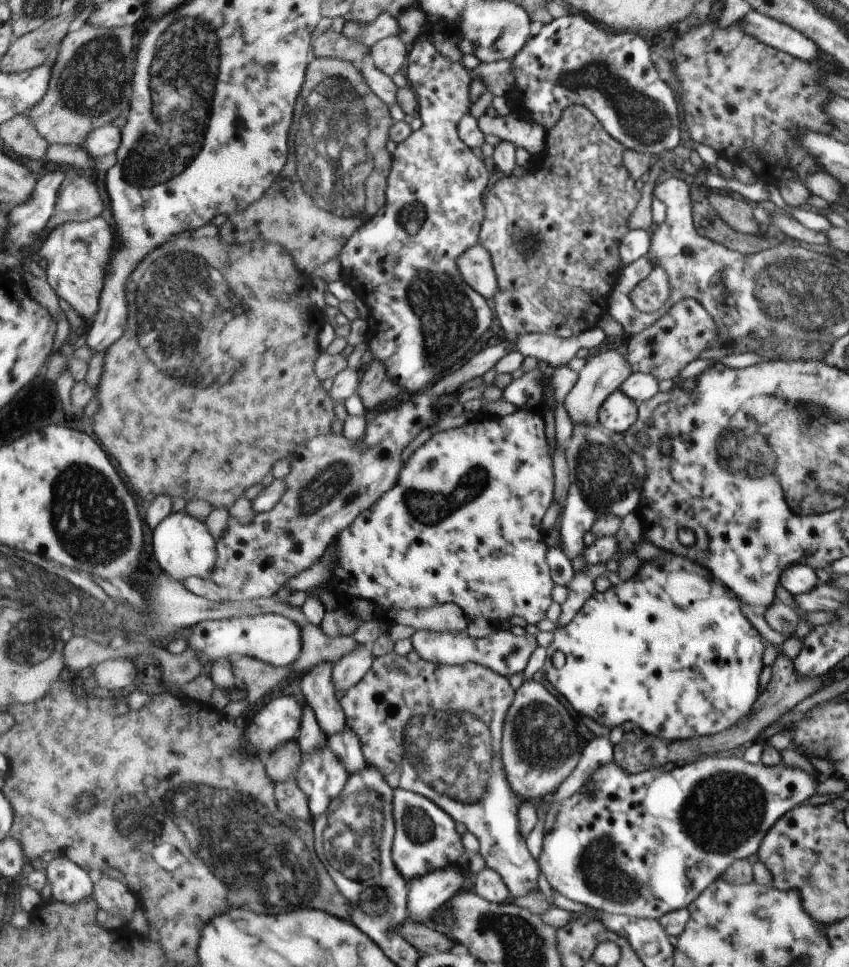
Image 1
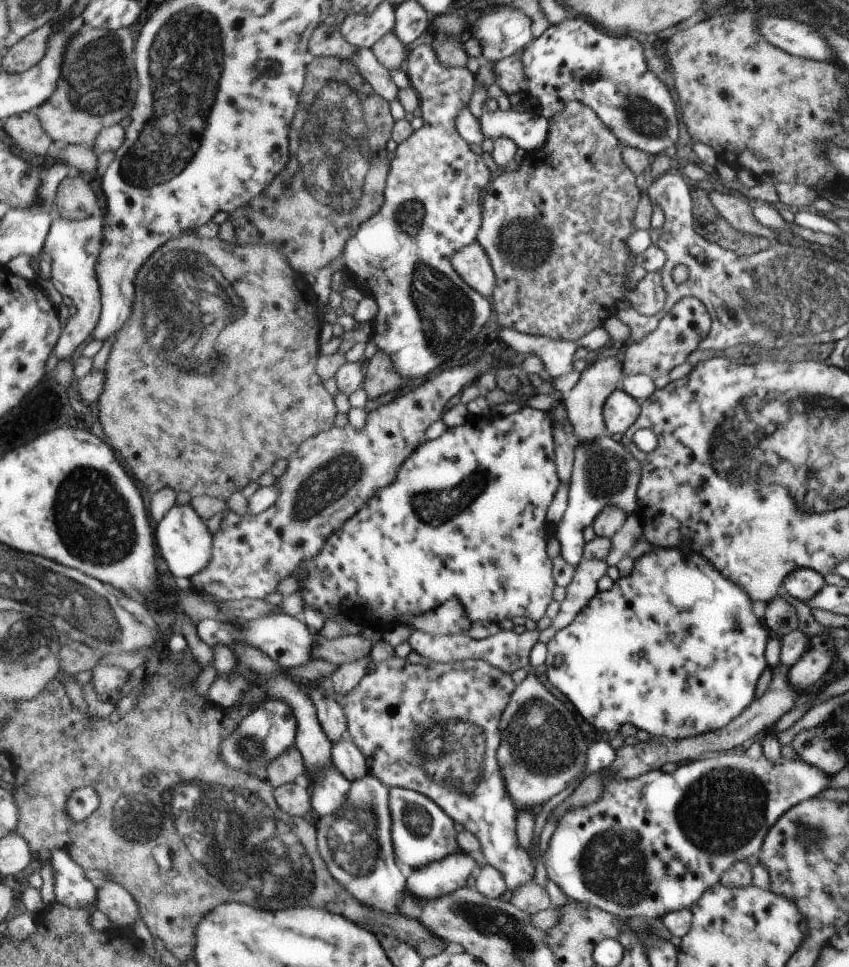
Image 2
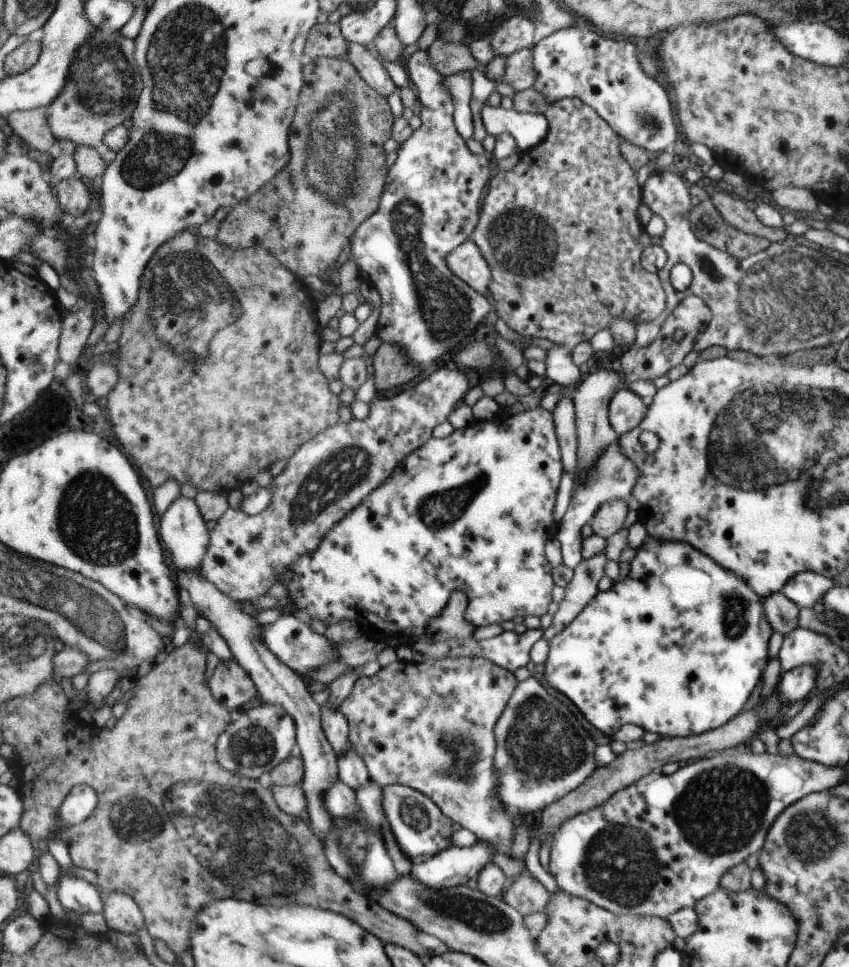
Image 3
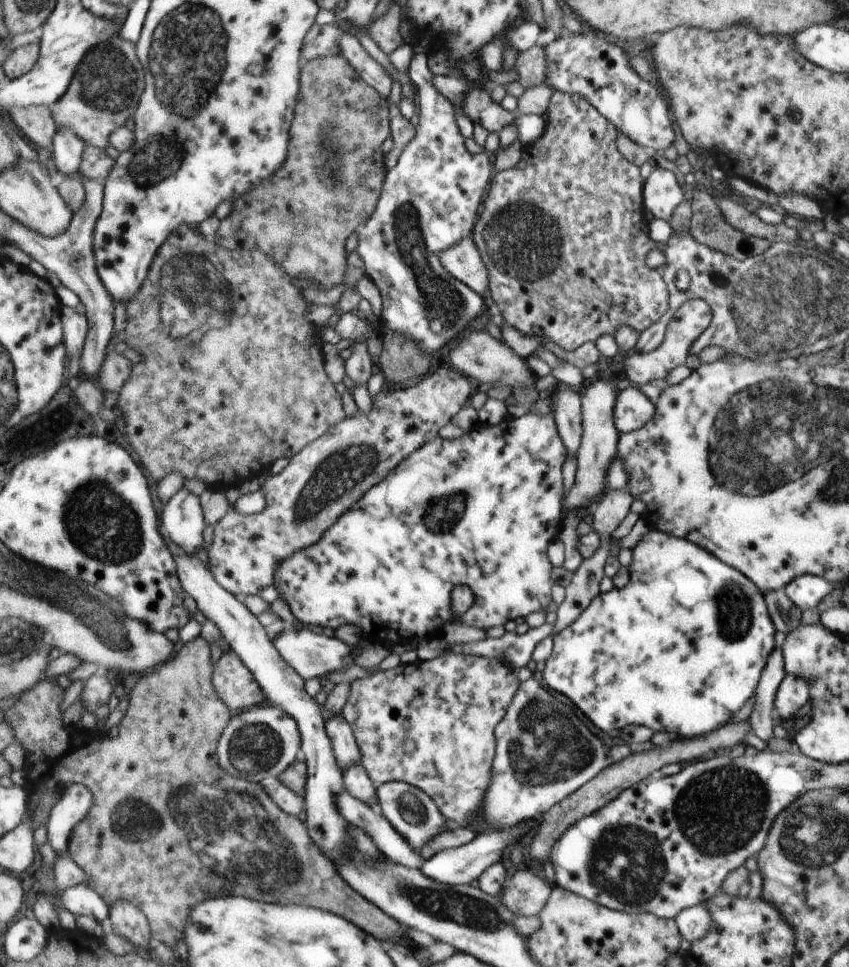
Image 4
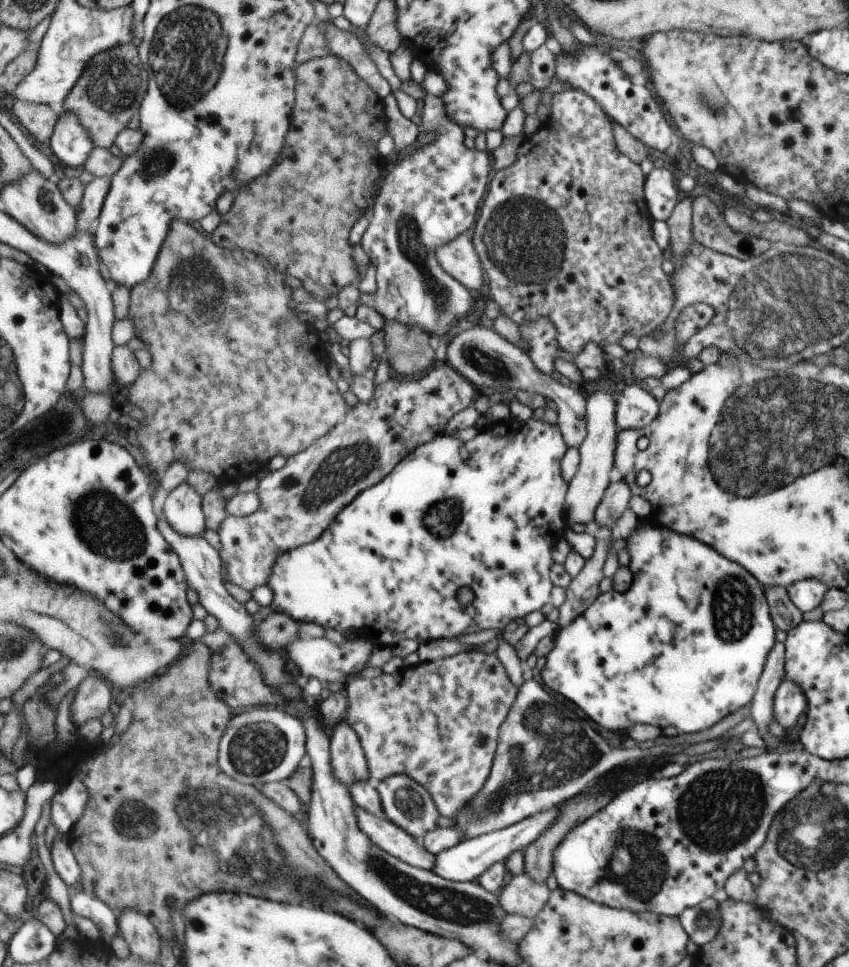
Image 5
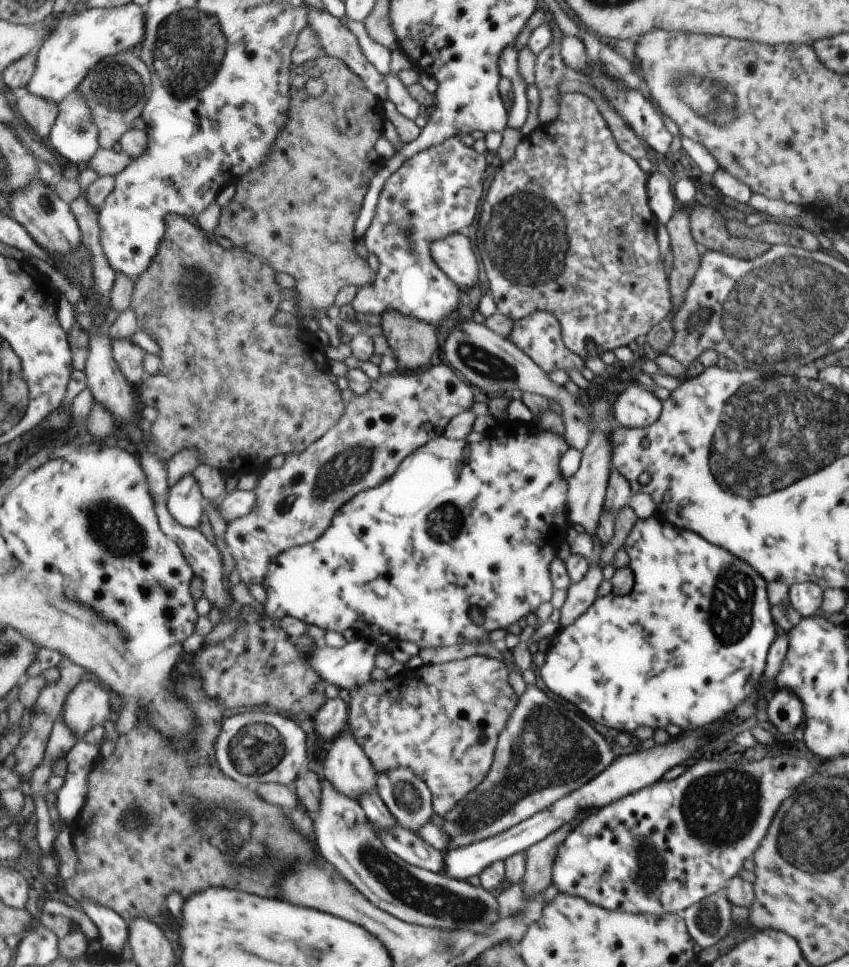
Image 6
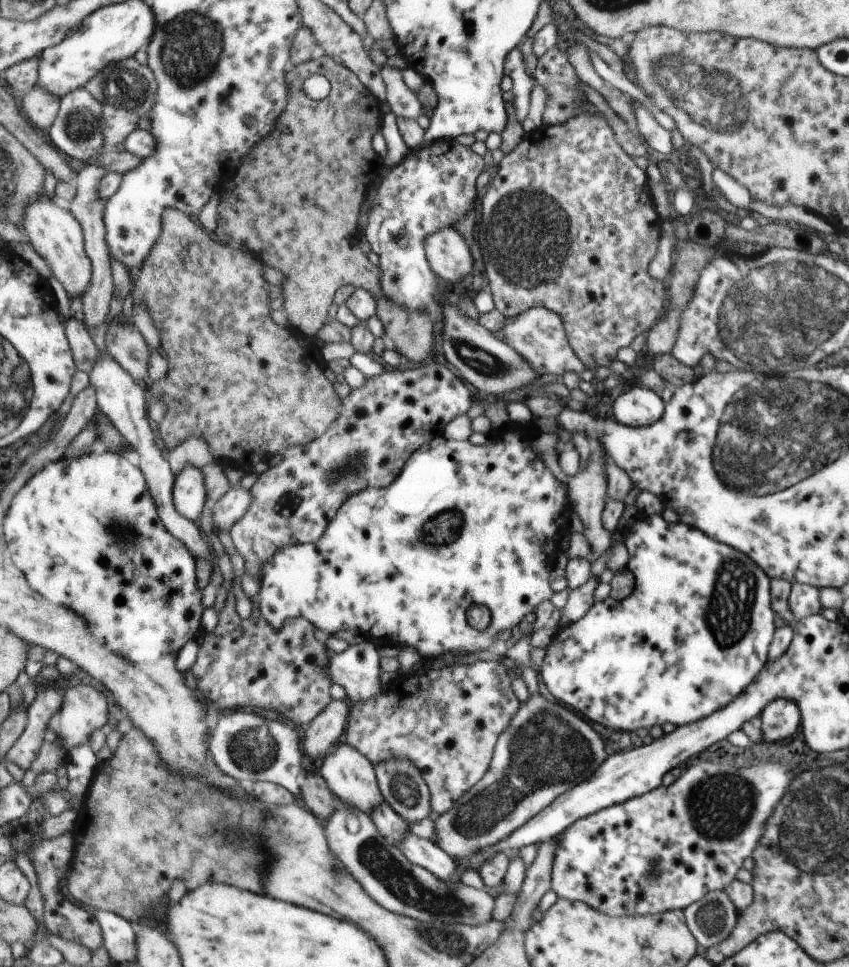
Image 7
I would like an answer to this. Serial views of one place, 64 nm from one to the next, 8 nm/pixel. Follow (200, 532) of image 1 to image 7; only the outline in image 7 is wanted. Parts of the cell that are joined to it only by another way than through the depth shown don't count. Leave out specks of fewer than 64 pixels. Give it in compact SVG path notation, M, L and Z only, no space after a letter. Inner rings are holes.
M195 466L186 468L175 483L175 504L178 511L192 522L200 522L206 508L206 476Z

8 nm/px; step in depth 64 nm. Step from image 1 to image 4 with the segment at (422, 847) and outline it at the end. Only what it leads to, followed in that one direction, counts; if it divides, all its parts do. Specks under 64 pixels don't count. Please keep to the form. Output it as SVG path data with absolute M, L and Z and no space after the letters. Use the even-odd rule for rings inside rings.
M396 780L380 785L377 790L377 809L388 819L388 822L406 838L407 843L418 852L422 846L427 845L436 833L447 829L445 818L438 804L427 792L417 786L404 781Z

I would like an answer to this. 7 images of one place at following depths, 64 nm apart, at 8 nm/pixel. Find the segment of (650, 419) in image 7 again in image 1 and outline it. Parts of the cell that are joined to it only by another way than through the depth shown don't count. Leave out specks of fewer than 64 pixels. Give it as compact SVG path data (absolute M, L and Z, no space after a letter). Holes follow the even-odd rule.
M618 388L606 398L598 416L600 426L606 431L622 435L637 421L636 404Z

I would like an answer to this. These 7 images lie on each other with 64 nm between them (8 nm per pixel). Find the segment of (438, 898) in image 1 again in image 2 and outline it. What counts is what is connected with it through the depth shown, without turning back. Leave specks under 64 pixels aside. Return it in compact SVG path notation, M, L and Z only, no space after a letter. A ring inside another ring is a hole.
M462 850L449 855L445 854L442 860L431 862L426 868L412 869L410 876L407 878L408 892L421 901L432 900L450 894L471 884L483 864L481 857L474 857L473 854Z

